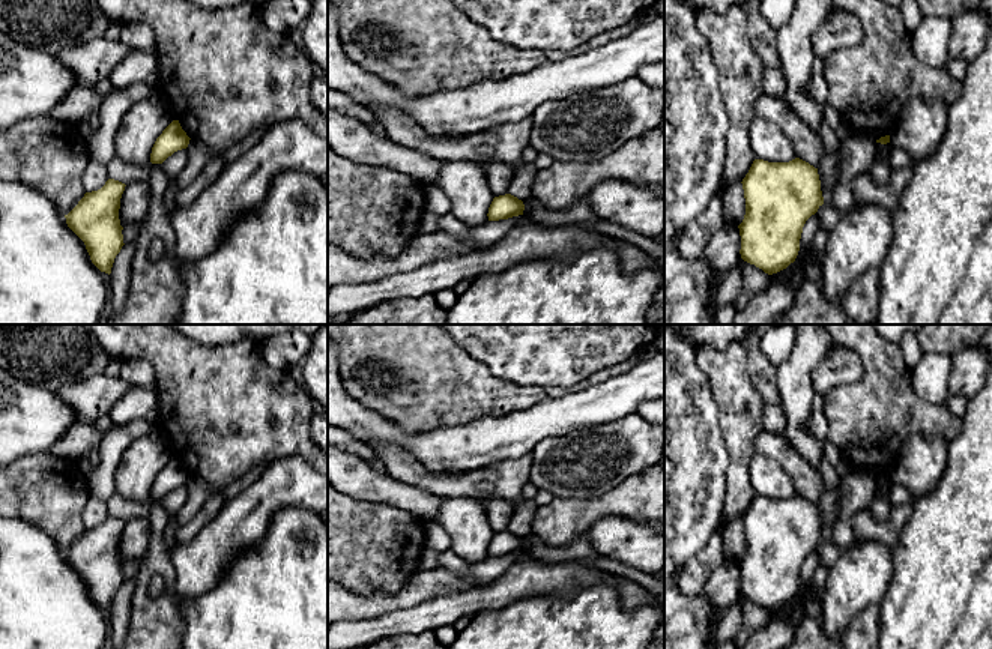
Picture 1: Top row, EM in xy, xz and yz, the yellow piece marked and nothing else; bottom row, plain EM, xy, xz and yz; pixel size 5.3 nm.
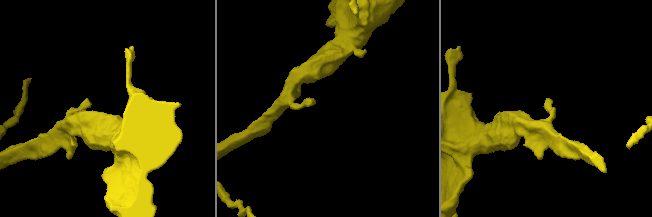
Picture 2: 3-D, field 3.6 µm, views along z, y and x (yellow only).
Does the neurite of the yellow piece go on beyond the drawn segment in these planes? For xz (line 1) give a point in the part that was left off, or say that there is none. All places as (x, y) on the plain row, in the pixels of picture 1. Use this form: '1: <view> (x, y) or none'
1: none

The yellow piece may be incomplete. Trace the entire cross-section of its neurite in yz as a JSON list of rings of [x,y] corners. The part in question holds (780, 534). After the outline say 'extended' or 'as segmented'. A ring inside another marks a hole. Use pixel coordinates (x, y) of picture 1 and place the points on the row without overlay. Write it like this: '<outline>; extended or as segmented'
[[[795,494],[789,499],[755,496],[742,515],[746,551],[738,562],[741,595],[773,611],[795,598],[806,557],[824,541],[818,505]]]; as segmented

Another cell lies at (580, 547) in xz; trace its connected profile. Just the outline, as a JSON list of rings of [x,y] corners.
[[[532,533],[526,535],[523,541],[525,541],[523,551],[546,563],[561,563],[585,557],[601,556],[583,536],[576,538],[574,541],[562,547],[546,545]]]

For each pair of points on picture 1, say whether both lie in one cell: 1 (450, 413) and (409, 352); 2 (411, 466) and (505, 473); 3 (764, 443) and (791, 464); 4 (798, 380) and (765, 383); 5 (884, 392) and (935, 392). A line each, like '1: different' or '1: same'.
1: same
2: same
3: same
4: different
5: different

